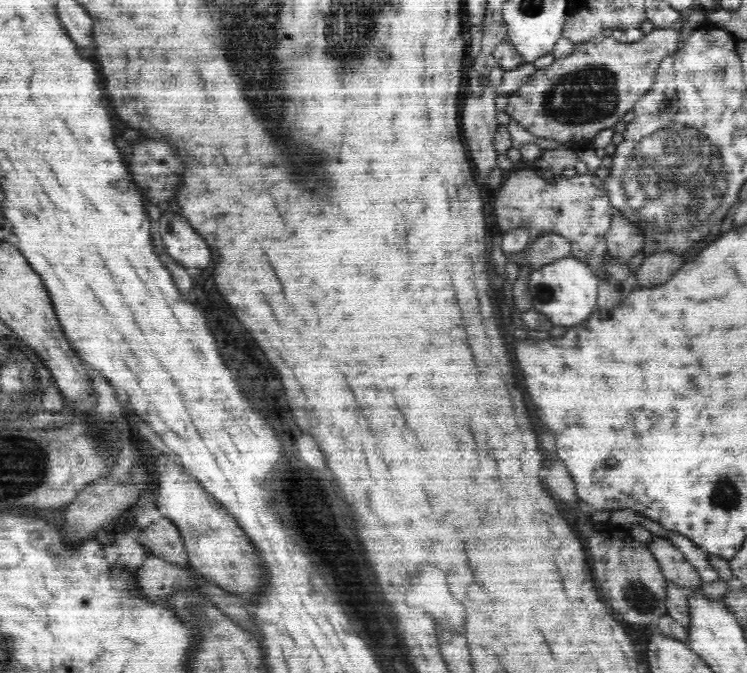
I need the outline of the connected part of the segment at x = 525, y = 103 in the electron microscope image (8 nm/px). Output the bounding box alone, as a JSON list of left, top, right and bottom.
[505,26,679,147]

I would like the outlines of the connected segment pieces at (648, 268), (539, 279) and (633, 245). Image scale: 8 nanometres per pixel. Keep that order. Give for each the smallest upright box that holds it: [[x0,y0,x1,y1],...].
[[635,250,682,287],[529,256,598,327],[605,210,644,262]]

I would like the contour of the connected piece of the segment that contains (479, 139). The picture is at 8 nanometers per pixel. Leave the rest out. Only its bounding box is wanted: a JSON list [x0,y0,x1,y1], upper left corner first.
[461,85,500,178]

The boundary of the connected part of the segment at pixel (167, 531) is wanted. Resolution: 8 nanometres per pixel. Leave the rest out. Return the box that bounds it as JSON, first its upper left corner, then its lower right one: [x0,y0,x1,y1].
[140,518,188,568]

